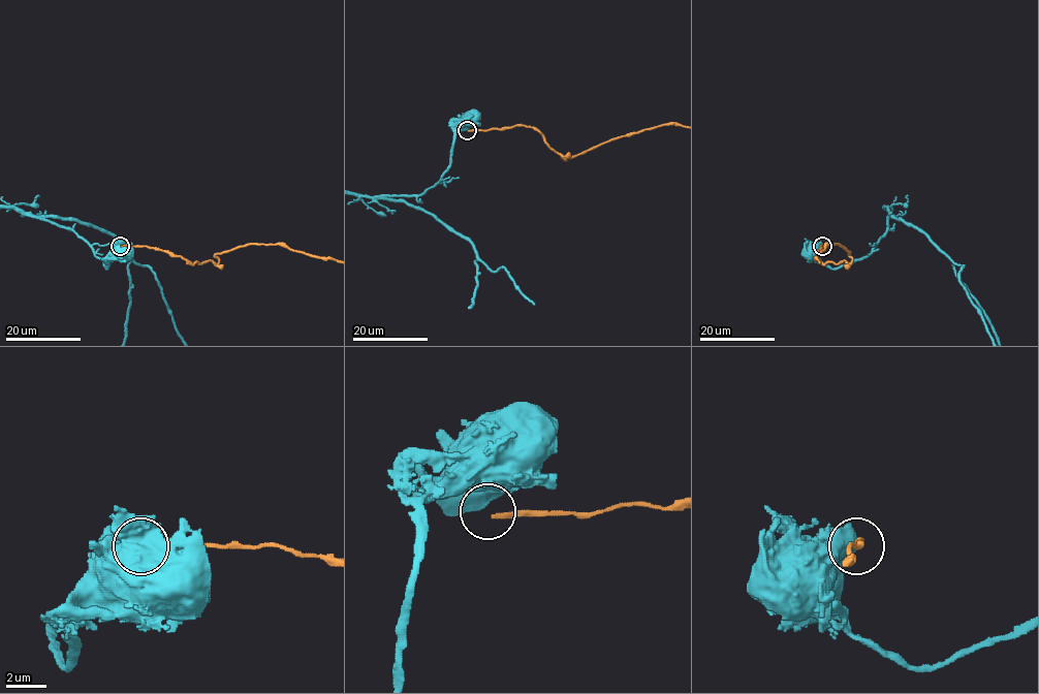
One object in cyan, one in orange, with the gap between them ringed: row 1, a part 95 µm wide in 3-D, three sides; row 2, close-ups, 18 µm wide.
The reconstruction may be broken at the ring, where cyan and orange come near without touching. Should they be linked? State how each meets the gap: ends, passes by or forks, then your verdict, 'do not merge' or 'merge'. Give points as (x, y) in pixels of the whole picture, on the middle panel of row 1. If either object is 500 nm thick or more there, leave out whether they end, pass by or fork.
do not merge

